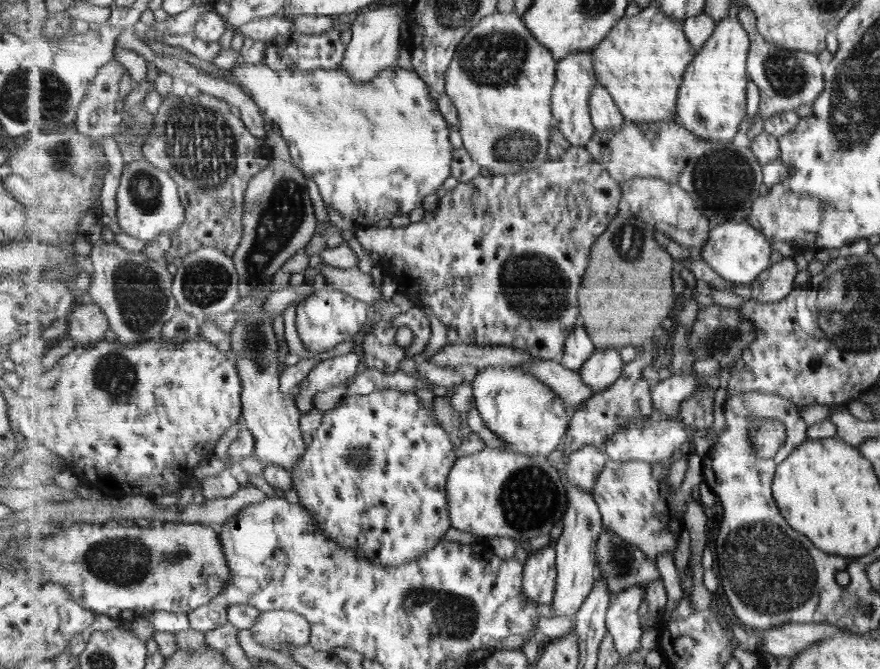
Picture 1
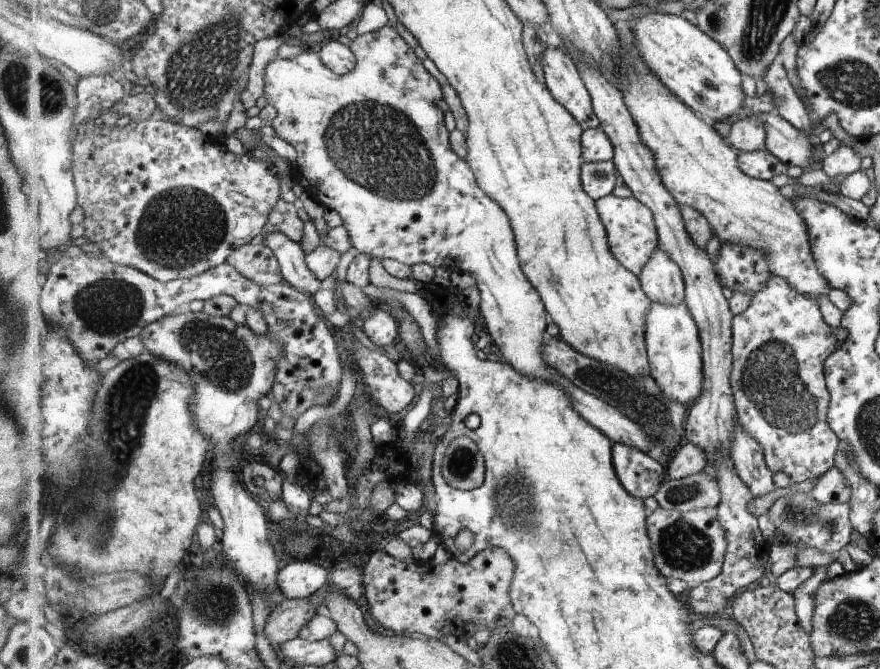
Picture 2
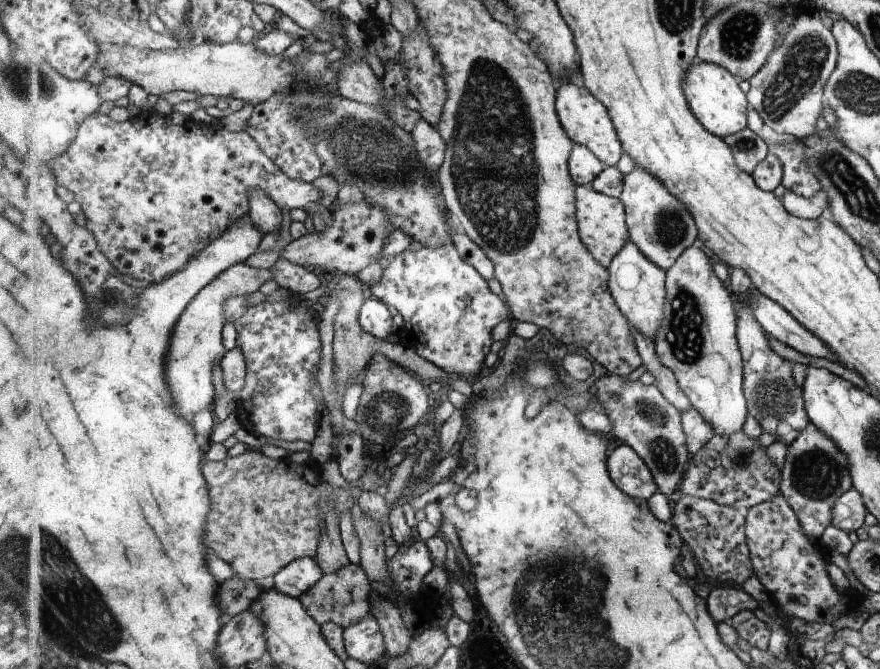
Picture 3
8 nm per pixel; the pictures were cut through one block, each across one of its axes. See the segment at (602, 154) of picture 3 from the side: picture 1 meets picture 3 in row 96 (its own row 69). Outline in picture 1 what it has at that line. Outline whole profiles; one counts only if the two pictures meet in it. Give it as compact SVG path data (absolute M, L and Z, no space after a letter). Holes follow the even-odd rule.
M594 49L568 54L559 61L559 68L556 70L556 88L553 89L552 98L556 126L569 139L569 142L577 147L586 147L596 130L590 110L592 92L600 84L595 70Z

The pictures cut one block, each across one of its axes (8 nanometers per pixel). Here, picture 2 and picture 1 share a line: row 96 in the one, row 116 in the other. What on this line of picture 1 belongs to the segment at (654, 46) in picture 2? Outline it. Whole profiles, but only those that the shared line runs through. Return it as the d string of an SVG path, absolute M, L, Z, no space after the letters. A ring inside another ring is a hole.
M725 17L684 74L676 120L685 130L709 142L731 144L747 116L748 56L752 45L749 31L739 18Z

